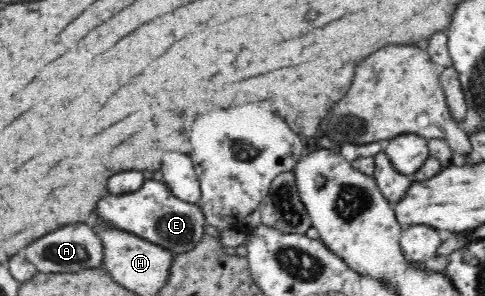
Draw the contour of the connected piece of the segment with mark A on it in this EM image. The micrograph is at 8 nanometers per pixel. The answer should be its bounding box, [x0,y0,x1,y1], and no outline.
[25,224,104,272]

